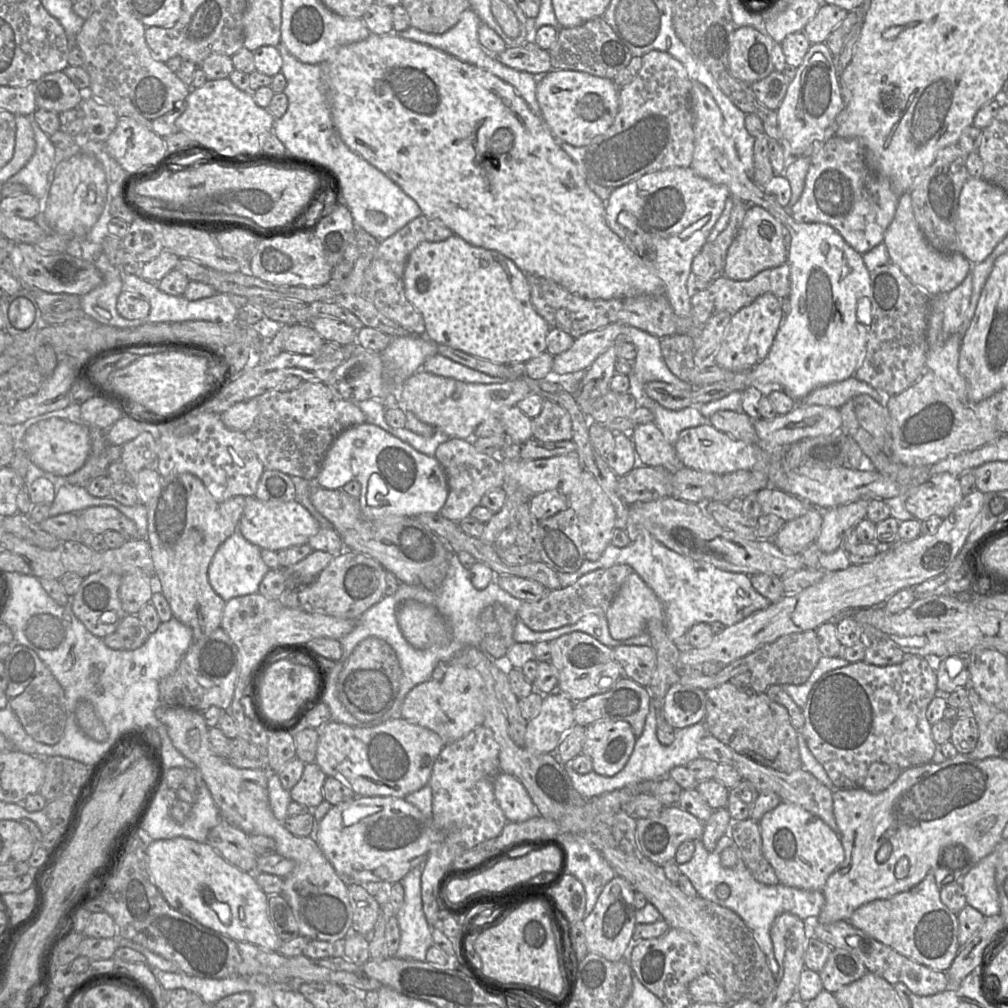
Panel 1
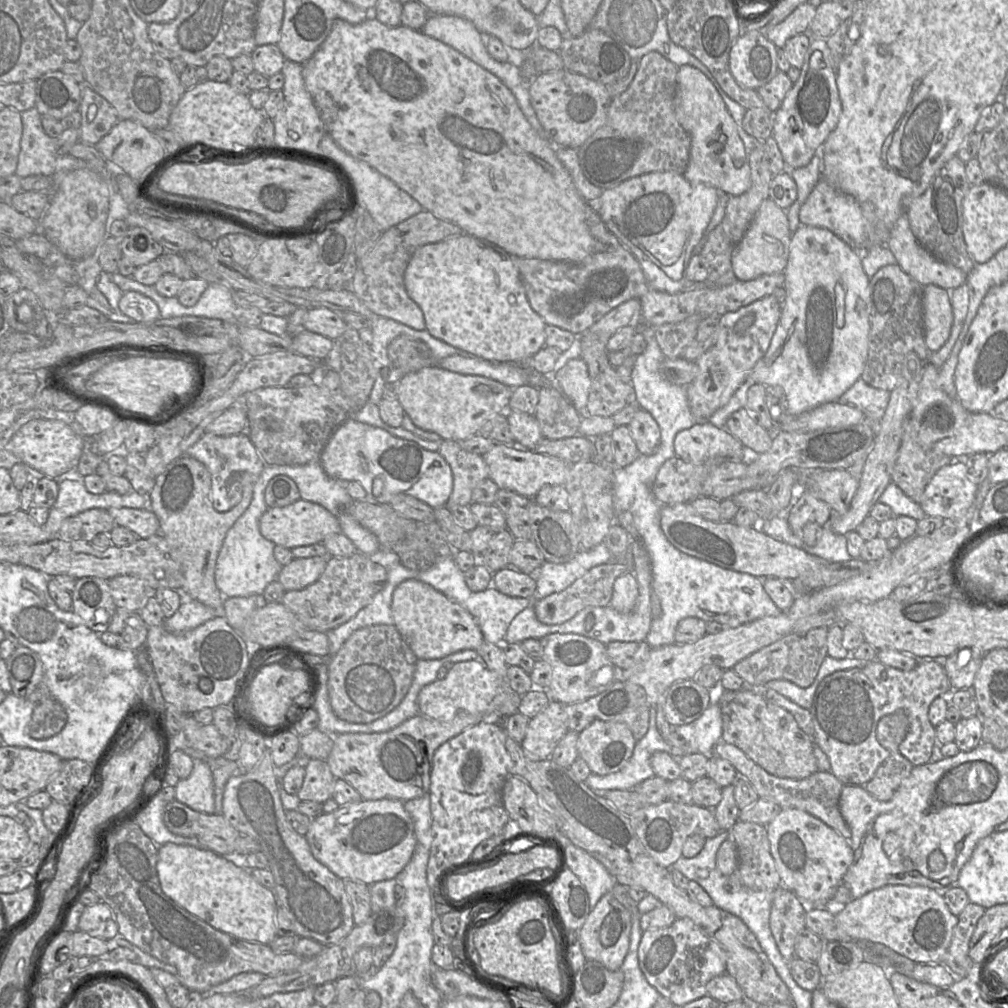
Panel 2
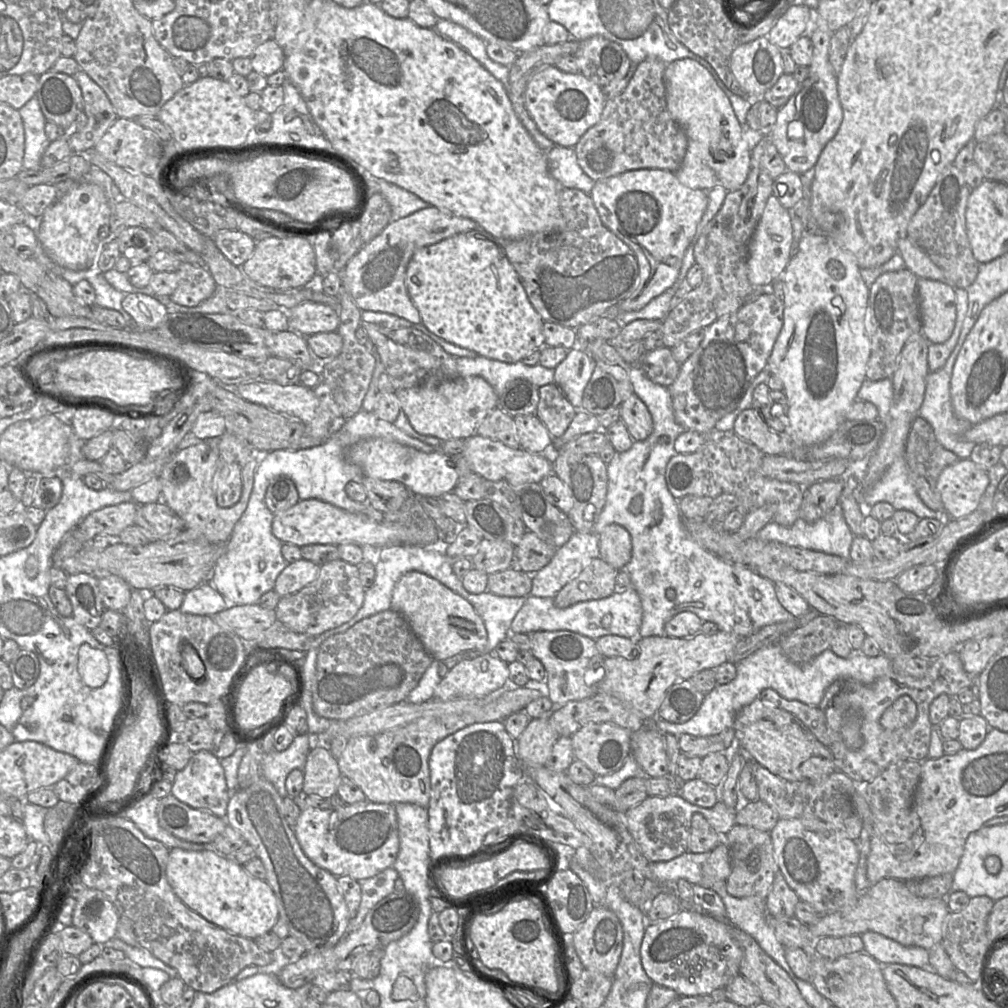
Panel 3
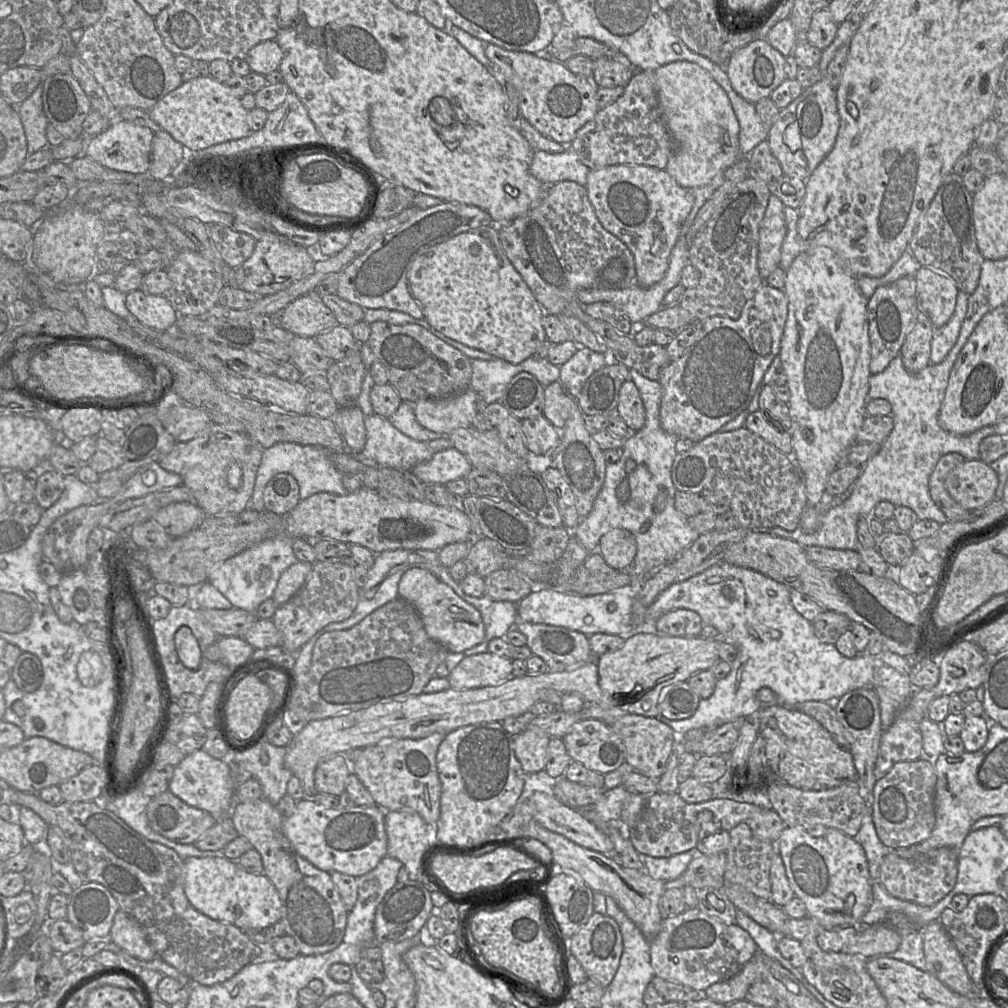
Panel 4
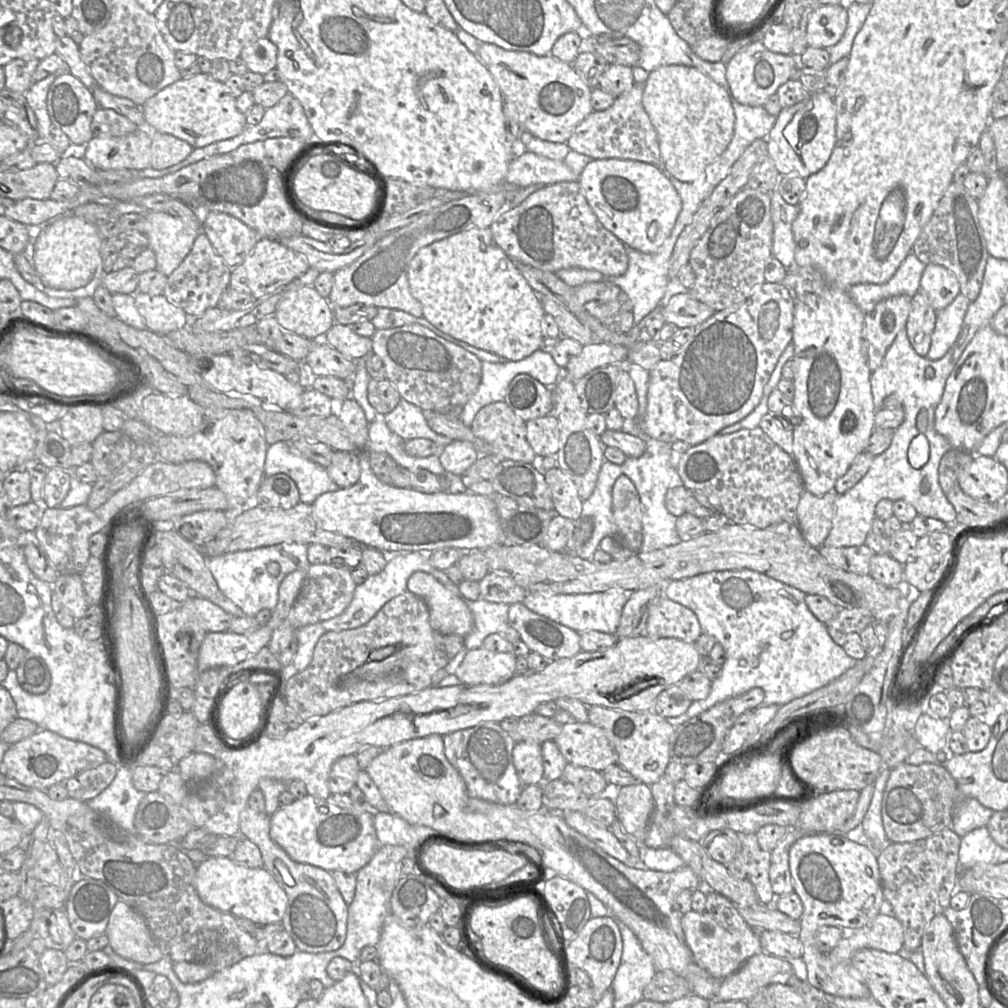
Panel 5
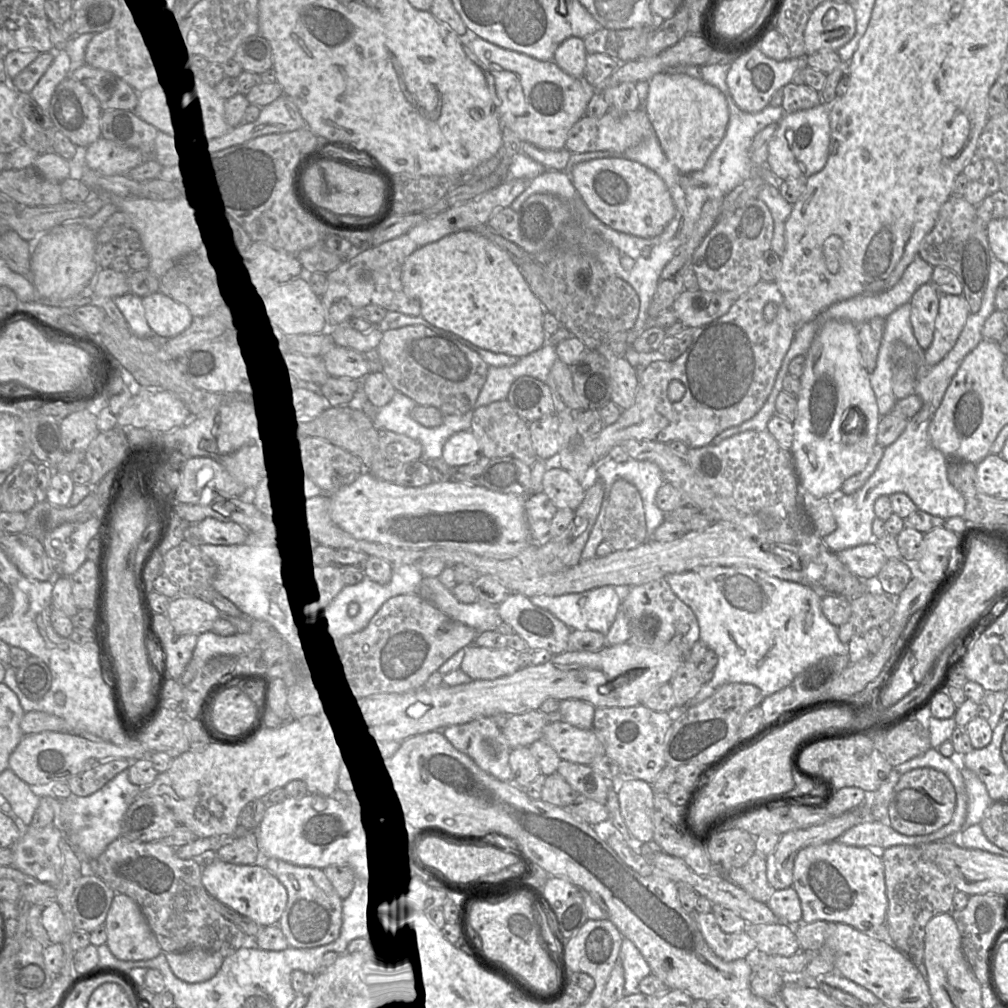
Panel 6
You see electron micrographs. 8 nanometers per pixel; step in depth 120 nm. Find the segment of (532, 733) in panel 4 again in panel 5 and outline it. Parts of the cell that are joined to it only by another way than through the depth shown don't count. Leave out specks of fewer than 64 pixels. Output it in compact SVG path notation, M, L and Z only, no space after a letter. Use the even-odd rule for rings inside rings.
M517 742L512 752L513 763L524 786L537 784L543 777L541 744Z

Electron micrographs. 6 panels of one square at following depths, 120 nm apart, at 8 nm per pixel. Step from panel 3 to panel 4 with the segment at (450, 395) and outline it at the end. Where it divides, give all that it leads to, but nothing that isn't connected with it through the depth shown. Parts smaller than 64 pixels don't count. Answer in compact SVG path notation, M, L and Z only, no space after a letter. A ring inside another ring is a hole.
M471 388L447 398L421 399L413 404L417 422L443 436L457 428L470 427L479 410L478 395Z

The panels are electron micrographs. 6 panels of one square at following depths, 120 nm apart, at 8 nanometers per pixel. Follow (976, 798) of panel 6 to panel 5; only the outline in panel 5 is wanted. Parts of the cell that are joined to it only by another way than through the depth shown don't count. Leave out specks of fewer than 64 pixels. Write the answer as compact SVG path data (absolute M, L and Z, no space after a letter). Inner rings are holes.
M975 798L960 799L955 807L951 828L963 837L974 829L987 826L994 812Z

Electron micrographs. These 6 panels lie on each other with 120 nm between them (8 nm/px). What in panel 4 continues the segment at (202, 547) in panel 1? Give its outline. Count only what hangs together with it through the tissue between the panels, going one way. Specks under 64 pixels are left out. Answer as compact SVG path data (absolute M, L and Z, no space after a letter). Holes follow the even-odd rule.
M213 423L206 432L188 442L177 442L173 450L160 461L168 472L178 474L194 497L194 503L207 517L235 515L246 508L253 493L256 474L261 464L264 449L245 433L234 432ZM232 463L240 465L242 485L239 489L229 488L227 471Z

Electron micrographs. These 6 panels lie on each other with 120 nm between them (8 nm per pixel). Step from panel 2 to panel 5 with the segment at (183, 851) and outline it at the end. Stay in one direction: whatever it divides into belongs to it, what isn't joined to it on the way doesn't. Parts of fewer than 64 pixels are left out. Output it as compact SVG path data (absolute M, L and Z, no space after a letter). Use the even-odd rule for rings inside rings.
M209 857L197 864L195 889L203 903L235 917L246 918L256 925L281 922L287 906L286 892L266 868L249 868L235 863L230 857Z

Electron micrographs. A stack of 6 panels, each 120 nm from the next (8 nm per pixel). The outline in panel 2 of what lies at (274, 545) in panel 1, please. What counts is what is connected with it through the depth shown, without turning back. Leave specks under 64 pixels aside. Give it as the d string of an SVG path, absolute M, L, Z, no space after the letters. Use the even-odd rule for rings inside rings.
M302 499L284 507L268 508L260 518L259 530L264 538L276 546L288 549L321 543L326 537L342 532L338 519L330 511Z

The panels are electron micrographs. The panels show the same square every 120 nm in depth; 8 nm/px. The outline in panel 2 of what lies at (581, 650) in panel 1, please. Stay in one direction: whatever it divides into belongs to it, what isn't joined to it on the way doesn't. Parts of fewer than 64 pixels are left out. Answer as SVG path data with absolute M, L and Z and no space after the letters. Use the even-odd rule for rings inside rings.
M555 633L540 639L542 660L551 668L551 680L547 688L551 700L563 705L584 701L596 696L619 679L619 670L609 659L606 645L572 633Z

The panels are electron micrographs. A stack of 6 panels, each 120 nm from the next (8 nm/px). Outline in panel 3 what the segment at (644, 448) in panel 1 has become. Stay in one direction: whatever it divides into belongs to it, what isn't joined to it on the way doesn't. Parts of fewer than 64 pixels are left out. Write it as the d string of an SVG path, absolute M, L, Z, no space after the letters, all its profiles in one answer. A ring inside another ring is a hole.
M634 393L620 405L620 418L634 441L647 439L653 431L652 416L644 402Z

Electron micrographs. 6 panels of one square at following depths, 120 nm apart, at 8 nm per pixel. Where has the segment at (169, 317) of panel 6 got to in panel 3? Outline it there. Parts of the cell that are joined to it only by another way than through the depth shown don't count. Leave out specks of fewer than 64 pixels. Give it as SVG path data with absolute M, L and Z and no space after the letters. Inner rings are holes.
M127 293L122 300L122 307L131 315L137 329L155 329L168 314L160 301L144 293Z

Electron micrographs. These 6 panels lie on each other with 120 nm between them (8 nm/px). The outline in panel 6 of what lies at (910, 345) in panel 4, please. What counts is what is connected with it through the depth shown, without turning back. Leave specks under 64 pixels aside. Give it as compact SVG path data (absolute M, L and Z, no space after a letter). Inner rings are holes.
M928 282L920 286L910 300L913 334L922 350L932 343L935 320L939 312L939 291Z

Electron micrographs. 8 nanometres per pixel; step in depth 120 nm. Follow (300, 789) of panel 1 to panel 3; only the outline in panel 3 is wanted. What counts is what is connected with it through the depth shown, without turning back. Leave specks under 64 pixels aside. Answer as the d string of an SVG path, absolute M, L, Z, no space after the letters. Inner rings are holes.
M316 746L309 751L303 773L302 792L304 795L330 798L336 794L342 774L337 759L326 746Z

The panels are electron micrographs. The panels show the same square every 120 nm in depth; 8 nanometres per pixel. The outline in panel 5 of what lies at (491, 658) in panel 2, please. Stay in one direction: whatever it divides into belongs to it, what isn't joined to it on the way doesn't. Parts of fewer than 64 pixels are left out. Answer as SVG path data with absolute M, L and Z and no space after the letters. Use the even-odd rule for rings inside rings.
M422 571L414 572L407 581L407 591L425 601L430 625L437 632L461 637L471 632L474 626L471 610L433 575Z

